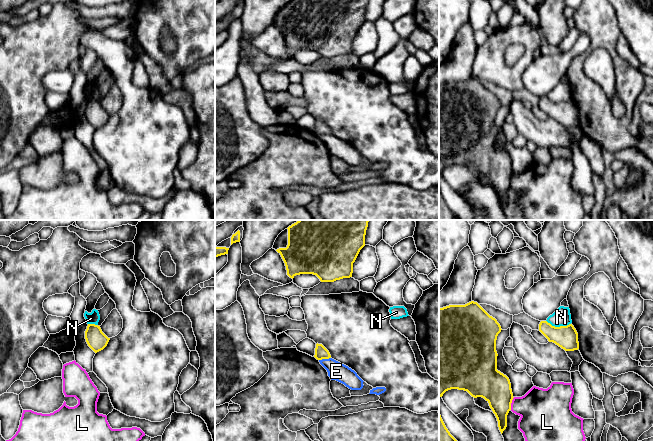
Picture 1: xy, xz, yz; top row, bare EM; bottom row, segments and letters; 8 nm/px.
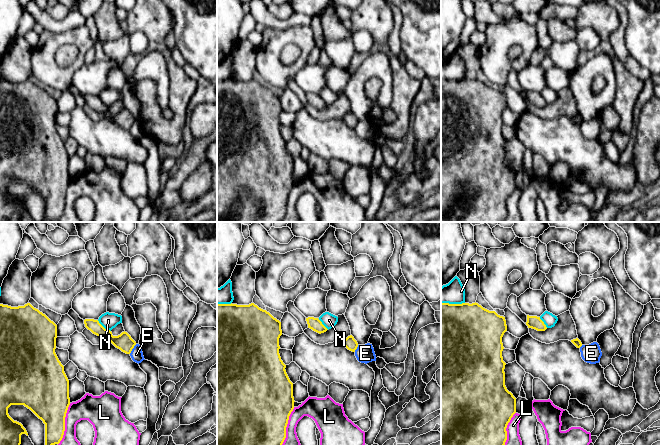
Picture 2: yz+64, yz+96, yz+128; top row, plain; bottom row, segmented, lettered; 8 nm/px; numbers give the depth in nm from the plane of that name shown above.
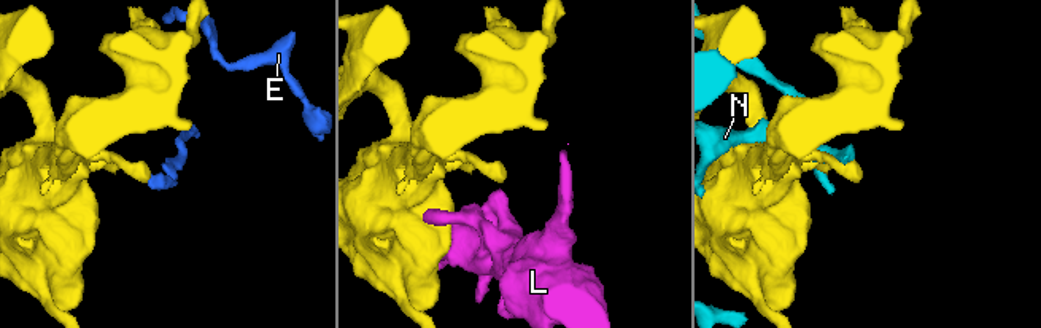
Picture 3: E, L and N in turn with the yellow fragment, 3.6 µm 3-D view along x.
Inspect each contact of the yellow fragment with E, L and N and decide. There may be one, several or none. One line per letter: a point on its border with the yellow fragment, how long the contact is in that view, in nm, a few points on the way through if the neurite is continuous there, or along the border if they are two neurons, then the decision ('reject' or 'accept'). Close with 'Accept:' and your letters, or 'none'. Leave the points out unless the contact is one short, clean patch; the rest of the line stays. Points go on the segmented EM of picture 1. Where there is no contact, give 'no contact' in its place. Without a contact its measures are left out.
E: meets yellow in xz at (324, 358); contact 100 nm long; border along xz (330, 357), (319, 360); reject
L: meets yellow in yz at (511, 402); contact 110 nm long; reject
N: meets yellow in yz at (558, 327); contact 200 nm long; reject
Accept: none

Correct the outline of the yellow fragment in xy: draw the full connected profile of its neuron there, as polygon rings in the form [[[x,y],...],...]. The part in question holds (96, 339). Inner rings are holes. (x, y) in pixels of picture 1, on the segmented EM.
[[[88,324],[85,331],[85,339],[88,346],[95,352],[103,350],[110,338],[108,338],[101,330],[100,326],[95,324]]]

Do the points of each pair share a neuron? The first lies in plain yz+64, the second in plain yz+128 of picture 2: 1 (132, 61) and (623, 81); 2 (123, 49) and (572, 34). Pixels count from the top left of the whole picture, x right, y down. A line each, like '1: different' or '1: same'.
1: same
2: different

